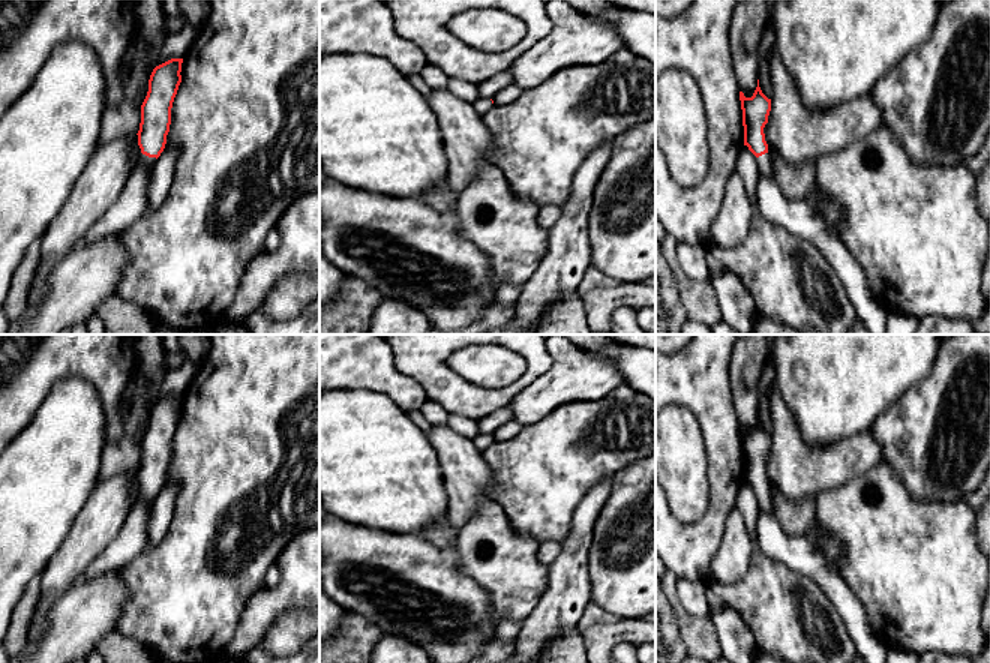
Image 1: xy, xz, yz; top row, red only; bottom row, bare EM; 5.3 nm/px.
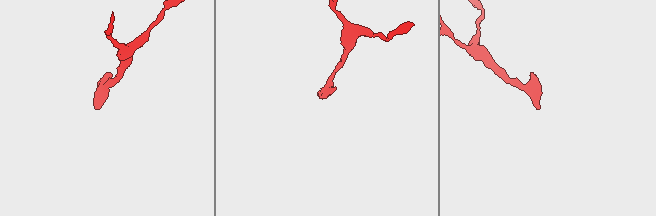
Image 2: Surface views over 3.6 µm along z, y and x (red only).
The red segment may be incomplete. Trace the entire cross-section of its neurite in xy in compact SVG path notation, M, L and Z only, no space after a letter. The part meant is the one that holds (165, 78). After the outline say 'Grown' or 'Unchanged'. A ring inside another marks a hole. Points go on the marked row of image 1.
M171 58L156 66L148 80L148 92L141 105L138 146L142 166L154 165L165 148L171 124L171 108L182 82L183 58Z. Grown

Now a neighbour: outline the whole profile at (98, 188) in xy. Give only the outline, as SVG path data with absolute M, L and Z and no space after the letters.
M136 134L111 140L93 153L74 184L58 214L51 220L40 242L40 262L30 284L26 308L38 308L48 297L48 279L90 228L118 201L134 170L132 147Z

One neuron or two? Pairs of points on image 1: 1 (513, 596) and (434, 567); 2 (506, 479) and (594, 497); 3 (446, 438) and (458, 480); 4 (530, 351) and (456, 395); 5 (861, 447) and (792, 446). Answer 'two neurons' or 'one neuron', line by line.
1: two neurons
2: two neurons
3: one neuron
4: one neuron
5: one neuron

